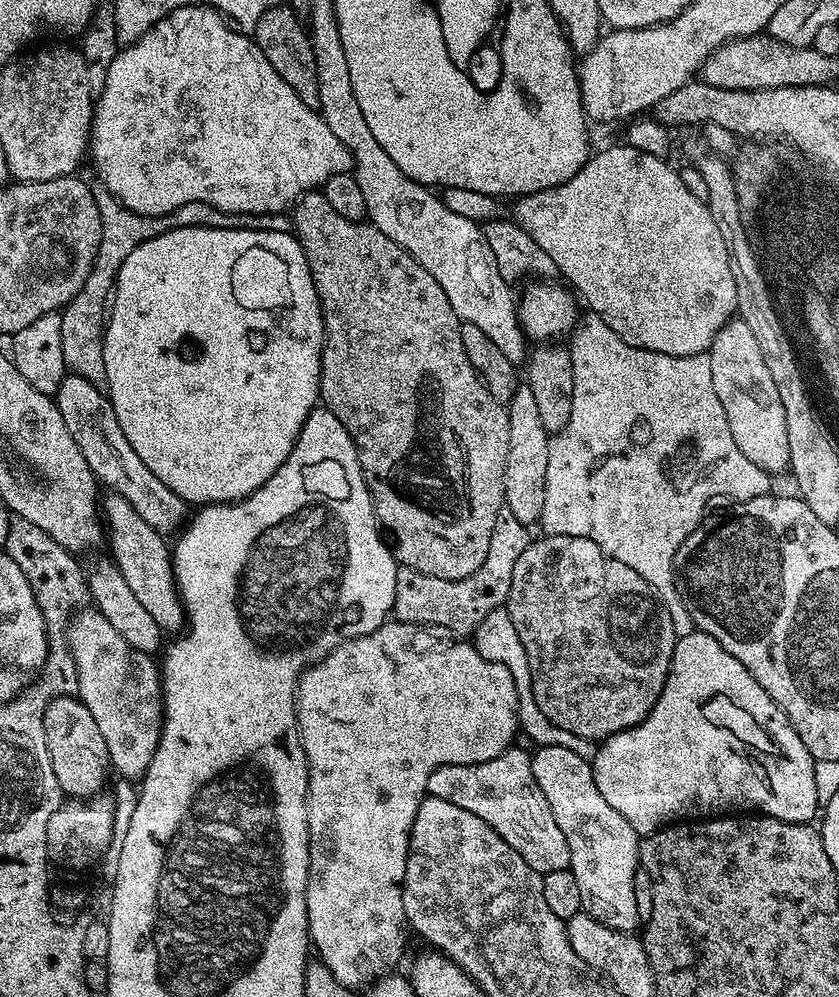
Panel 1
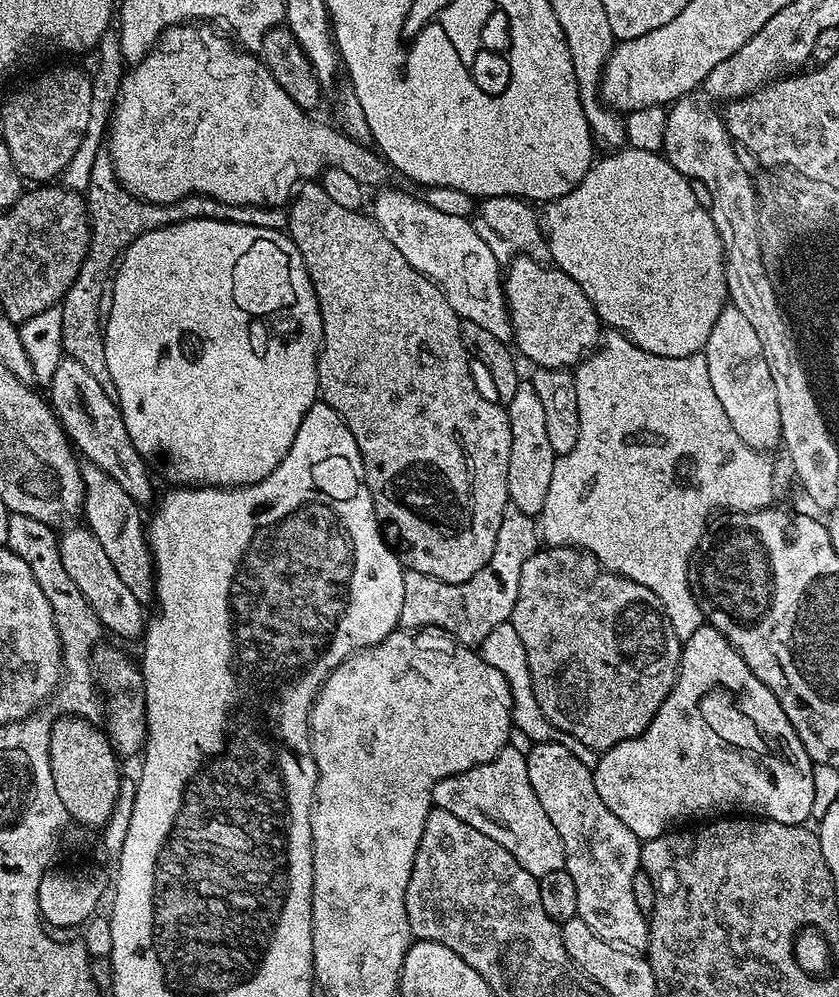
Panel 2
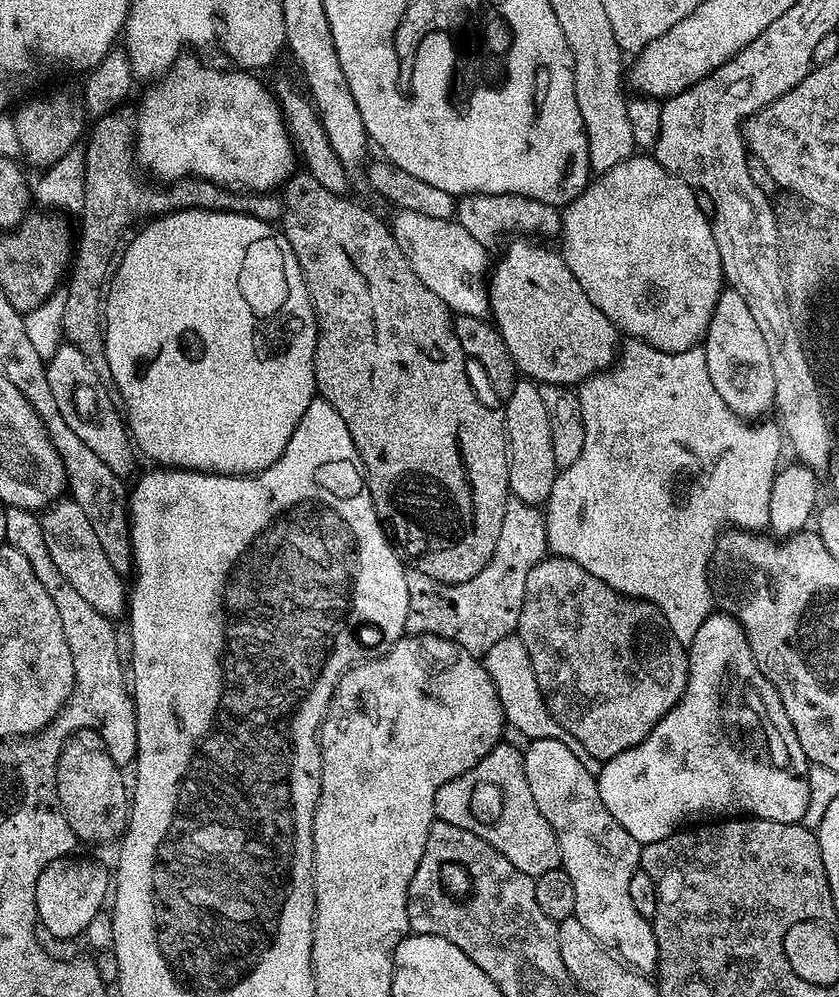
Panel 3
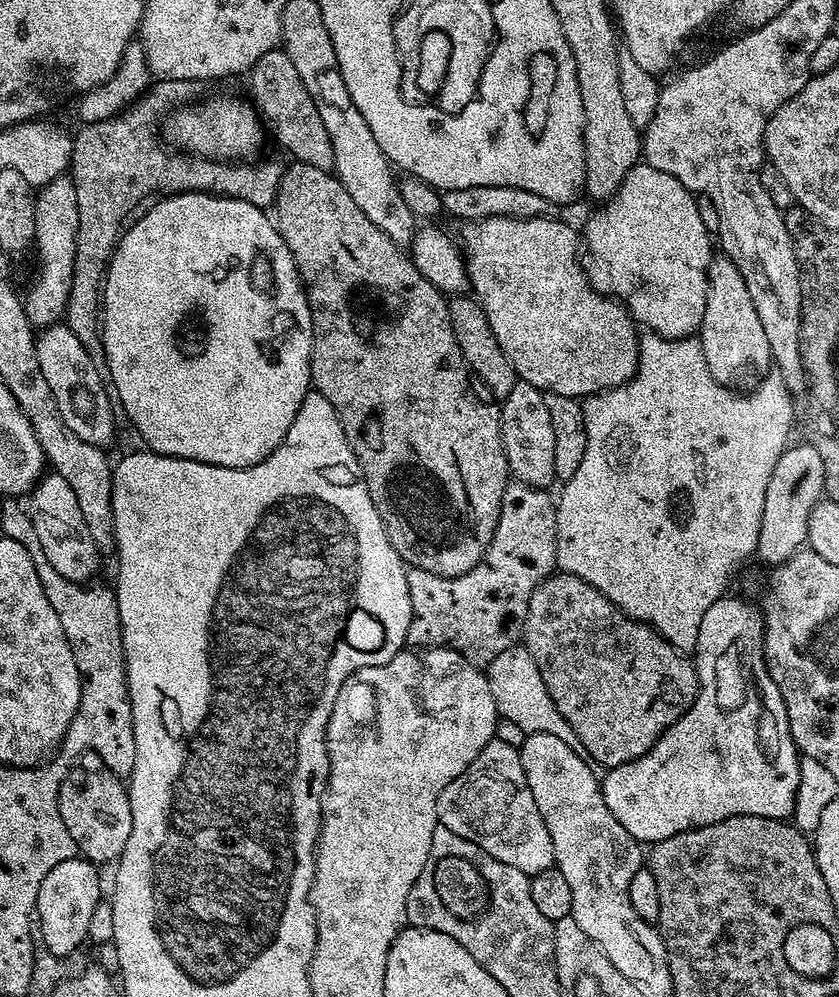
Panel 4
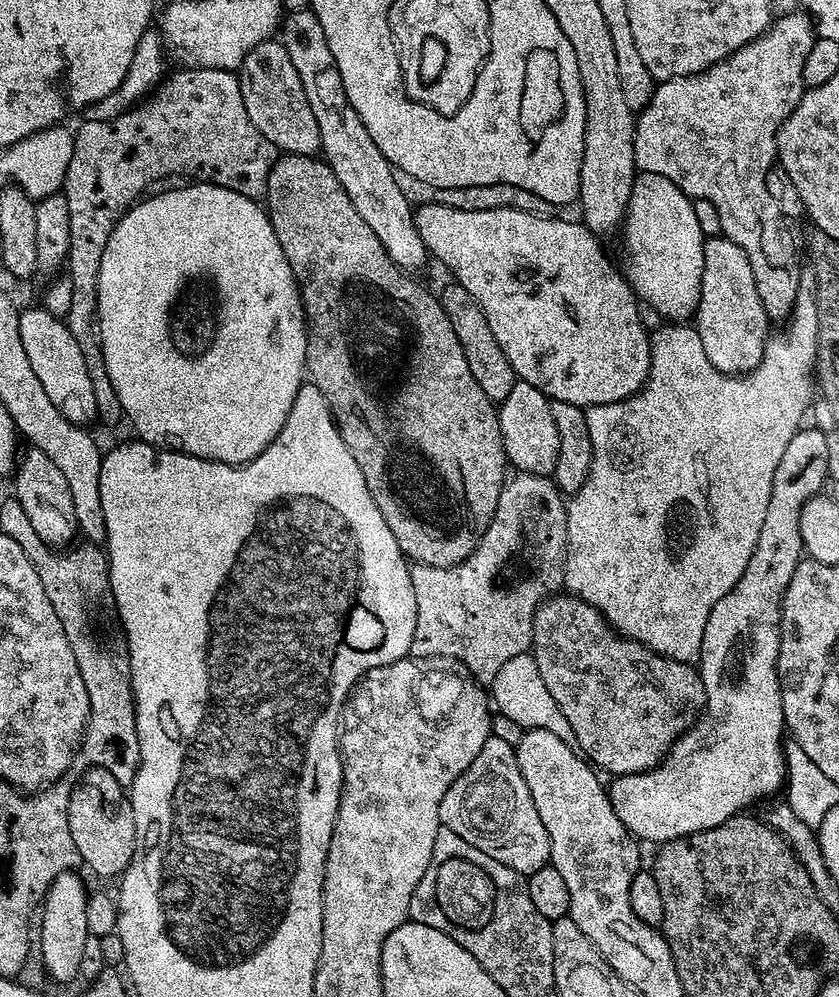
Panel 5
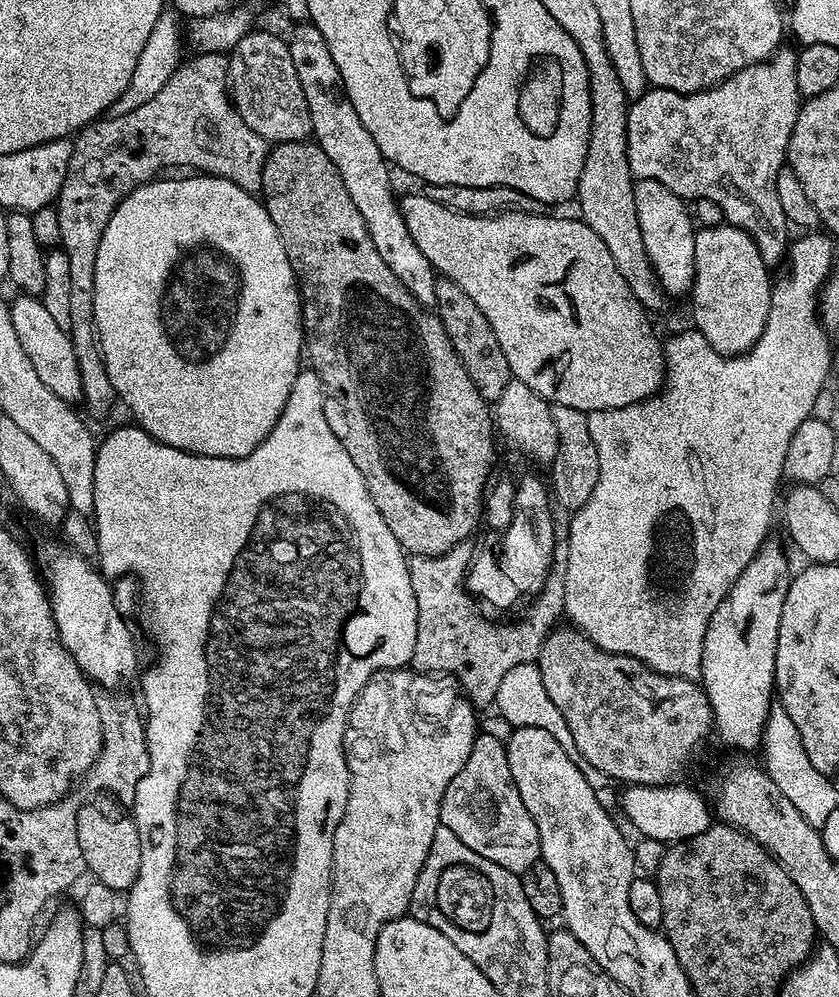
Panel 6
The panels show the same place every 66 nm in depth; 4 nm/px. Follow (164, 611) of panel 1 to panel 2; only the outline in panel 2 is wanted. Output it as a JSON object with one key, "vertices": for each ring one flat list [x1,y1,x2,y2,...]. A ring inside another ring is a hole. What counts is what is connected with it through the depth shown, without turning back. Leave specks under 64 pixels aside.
{"vertices":[[84,462,80,465,80,473,84,483,83,523,92,531,94,538,98,538,98,542,102,542,102,550,106,550,118,578,122,578,122,583,130,589,130,594,134,594,134,598,138,598,141,604,151,605,154,600,156,570,152,566,152,551,148,549,146,520,145,517,140,517,141,505,136,504,134,498,130,498,130,494,126,494,126,490,122,490,122,486,118,486,118,482,114,482,114,478,110,478,110,474,106,474,106,470,98,470,98,466]]}

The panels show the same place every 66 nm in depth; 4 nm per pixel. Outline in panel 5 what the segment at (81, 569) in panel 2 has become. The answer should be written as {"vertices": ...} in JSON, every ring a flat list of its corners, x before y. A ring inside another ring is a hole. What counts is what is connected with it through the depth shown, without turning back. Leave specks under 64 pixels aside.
{"vertices":[[34,447,23,453,18,467,14,472,16,480,16,492,14,498,26,510,26,518,30,518,30,526,34,526,34,534,42,538,49,546,60,546,56,544,68,544,72,535,77,535,78,529,74,518,74,502,70,502,70,486,66,486,66,478,42,450]]}

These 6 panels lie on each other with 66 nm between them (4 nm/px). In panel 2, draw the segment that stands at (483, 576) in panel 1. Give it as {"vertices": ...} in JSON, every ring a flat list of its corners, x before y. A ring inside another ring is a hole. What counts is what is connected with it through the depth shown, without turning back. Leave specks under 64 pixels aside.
{"vertices":[[509,502,502,514,502,526,498,526,498,542,494,542,494,554,490,554,490,562,486,562,486,566,482,566,482,570,478,570,474,578,461,584,451,584,438,578,430,578,426,574,405,571,402,578,402,614,399,627,404,630,439,630,461,645,480,645,486,634,494,630,494,626,502,626,511,621,514,602,518,602,518,578,522,578,522,562,533,556,541,544,537,521,522,514,522,510]]}

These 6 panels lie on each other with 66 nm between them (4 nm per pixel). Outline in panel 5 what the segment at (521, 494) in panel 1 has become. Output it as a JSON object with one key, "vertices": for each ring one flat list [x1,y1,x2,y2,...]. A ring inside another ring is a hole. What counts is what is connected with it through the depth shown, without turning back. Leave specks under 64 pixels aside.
{"vertices":[[517,379,514,390,499,401,500,429,504,452,515,471,539,476,552,476,558,466,558,426,554,426,554,414,550,414,552,401,530,382]]}

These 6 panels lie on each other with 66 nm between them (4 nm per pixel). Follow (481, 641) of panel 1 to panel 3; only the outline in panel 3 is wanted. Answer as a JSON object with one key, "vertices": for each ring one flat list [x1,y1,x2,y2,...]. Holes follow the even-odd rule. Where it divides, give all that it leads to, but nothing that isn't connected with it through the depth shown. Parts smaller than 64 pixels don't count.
{"vertices":[[513,634,502,638,502,642,494,642,494,646,490,646,490,650,483,653,482,663,498,690,505,721,511,727,513,724,525,736,525,741,554,738,554,742,565,744,574,753,574,758,578,758,578,762,582,762,582,766,586,766,586,770,590,770,592,776,596,777,600,773,602,762,586,751,586,746,582,746,582,742,578,742,578,738,574,738,574,734,570,734,554,719,541,696,538,694,520,696,520,676,525,676,525,680,528,682,534,681,534,666,530,666,530,654,526,654,526,646,520,642,519,635]]}

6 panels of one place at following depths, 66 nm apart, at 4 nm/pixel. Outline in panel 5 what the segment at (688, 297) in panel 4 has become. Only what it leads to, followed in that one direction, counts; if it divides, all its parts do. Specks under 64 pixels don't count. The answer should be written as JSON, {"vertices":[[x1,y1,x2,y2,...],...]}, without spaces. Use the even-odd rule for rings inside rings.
{"vertices":[[640,172,632,187,628,214,622,225,628,284,645,305,648,303,668,322,687,321,684,319,687,316,689,319,700,304,706,231,700,225,695,206,693,197,674,186,670,178]]}

